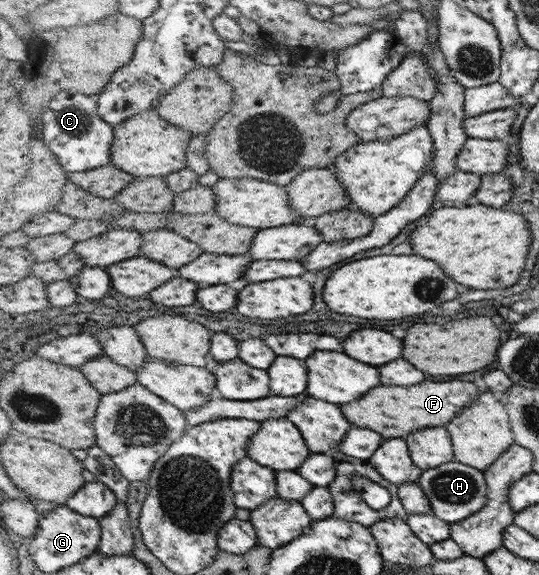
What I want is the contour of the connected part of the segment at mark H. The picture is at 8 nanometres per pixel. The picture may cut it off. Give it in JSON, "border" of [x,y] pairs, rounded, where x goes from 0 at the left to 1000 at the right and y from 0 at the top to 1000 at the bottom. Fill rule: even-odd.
{"border":[[[833,803],[813,812],[785,817],[774,842],[783,845],[787,857],[800,873],[801,894],[827,910],[840,911],[865,904],[904,878],[905,845],[896,821],[857,803]]]}

